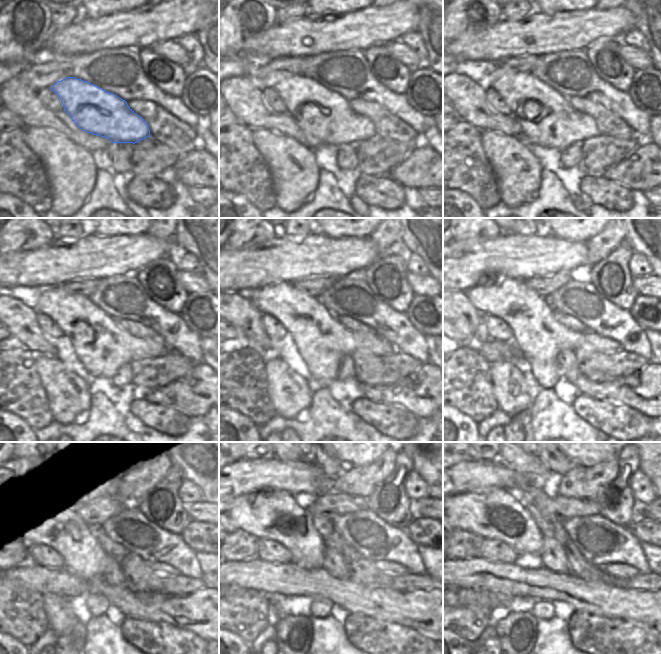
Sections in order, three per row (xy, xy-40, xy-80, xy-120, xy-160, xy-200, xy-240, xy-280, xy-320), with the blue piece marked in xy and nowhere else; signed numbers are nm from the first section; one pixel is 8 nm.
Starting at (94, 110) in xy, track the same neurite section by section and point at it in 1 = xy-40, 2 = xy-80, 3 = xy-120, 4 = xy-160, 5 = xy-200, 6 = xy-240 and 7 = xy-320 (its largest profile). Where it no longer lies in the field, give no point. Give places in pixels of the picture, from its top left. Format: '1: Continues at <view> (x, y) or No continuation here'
1: Continues at xy-40 (324, 114)
2: Continues at xy-80 (547, 119)
3: Continues at xy-120 (102, 347)
4: Continues at xy-160 (321, 341)
5: Continues at xy-200 (539, 337)
6: Continues at xy-240 (61, 521)
7: Continues at xy-320 (493, 513)

